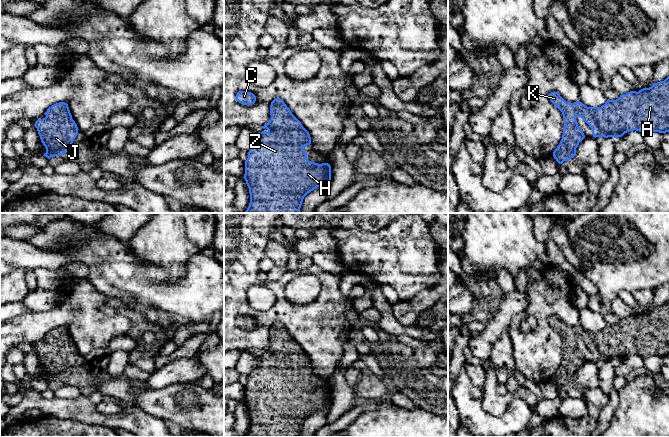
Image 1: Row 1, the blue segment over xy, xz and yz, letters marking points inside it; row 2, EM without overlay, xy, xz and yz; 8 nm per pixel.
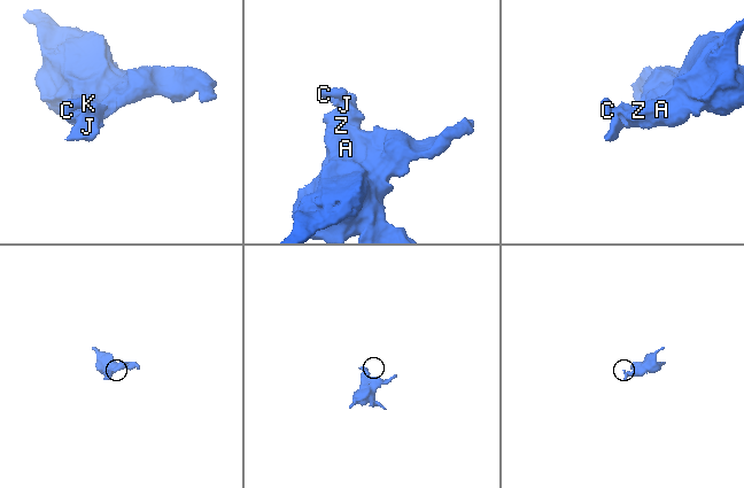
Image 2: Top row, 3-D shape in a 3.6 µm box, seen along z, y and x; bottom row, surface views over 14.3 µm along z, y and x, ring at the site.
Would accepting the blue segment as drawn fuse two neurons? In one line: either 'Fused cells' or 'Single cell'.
Single cell

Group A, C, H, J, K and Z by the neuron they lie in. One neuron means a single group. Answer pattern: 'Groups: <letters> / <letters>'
Groups: A C H J K Z

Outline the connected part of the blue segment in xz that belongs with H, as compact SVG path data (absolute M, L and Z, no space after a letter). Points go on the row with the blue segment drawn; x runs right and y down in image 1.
M275 98L270 105L271 118L261 128L266 131L258 132L258 139L248 152L245 161L244 179L249 188L250 203L244 213L299 213L304 197L319 186L331 181L331 166L328 163L318 164L307 158L304 147L311 144L309 132L292 114L280 98Z

